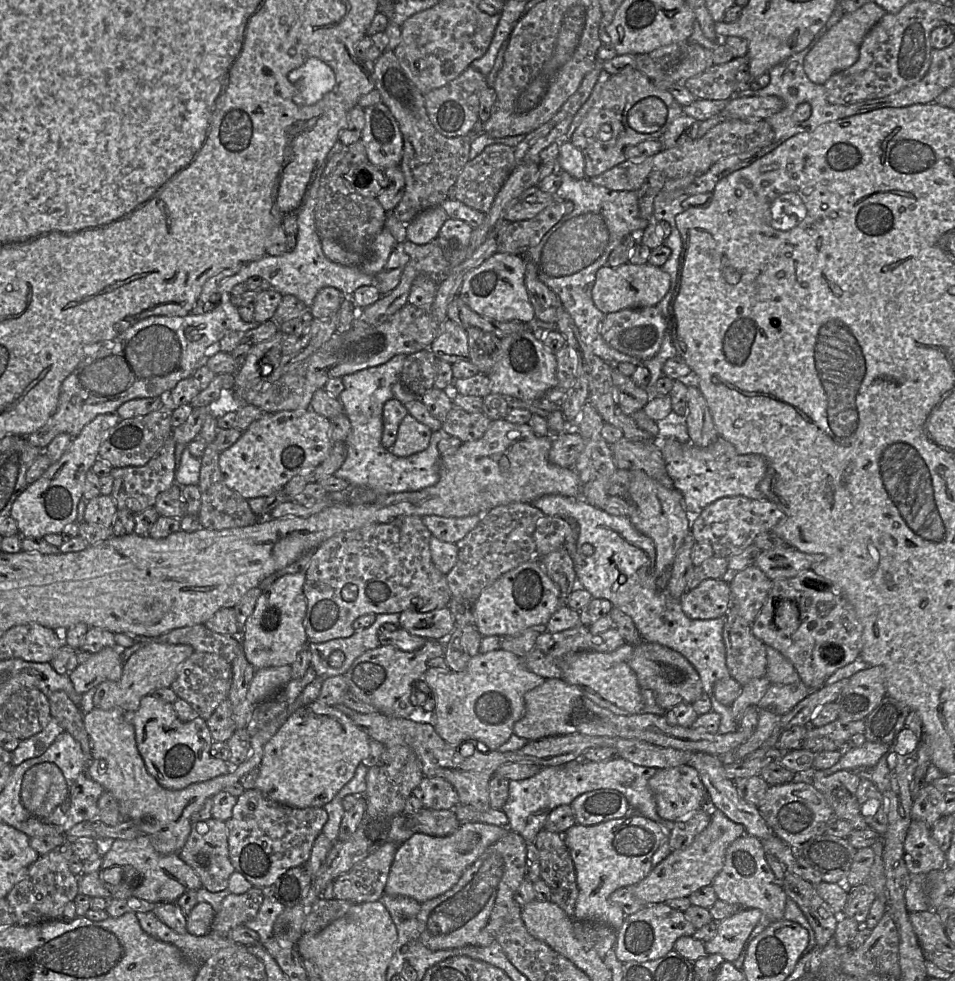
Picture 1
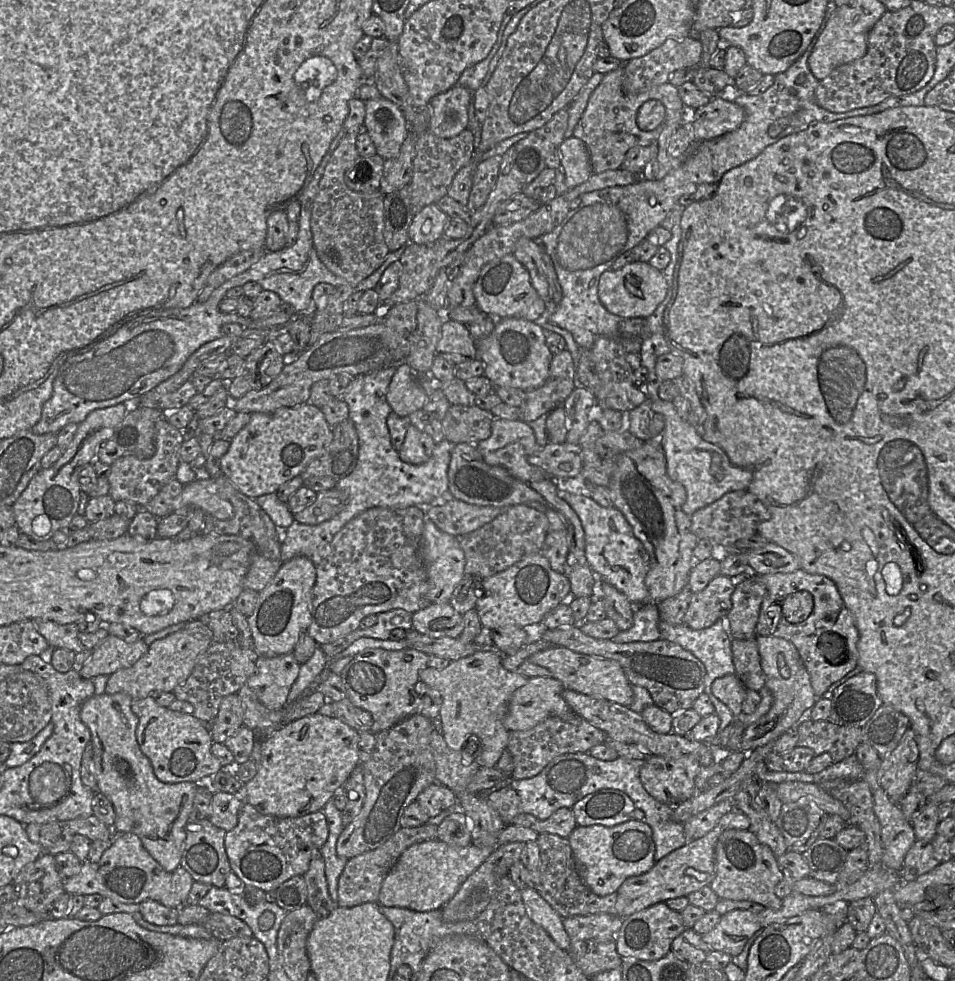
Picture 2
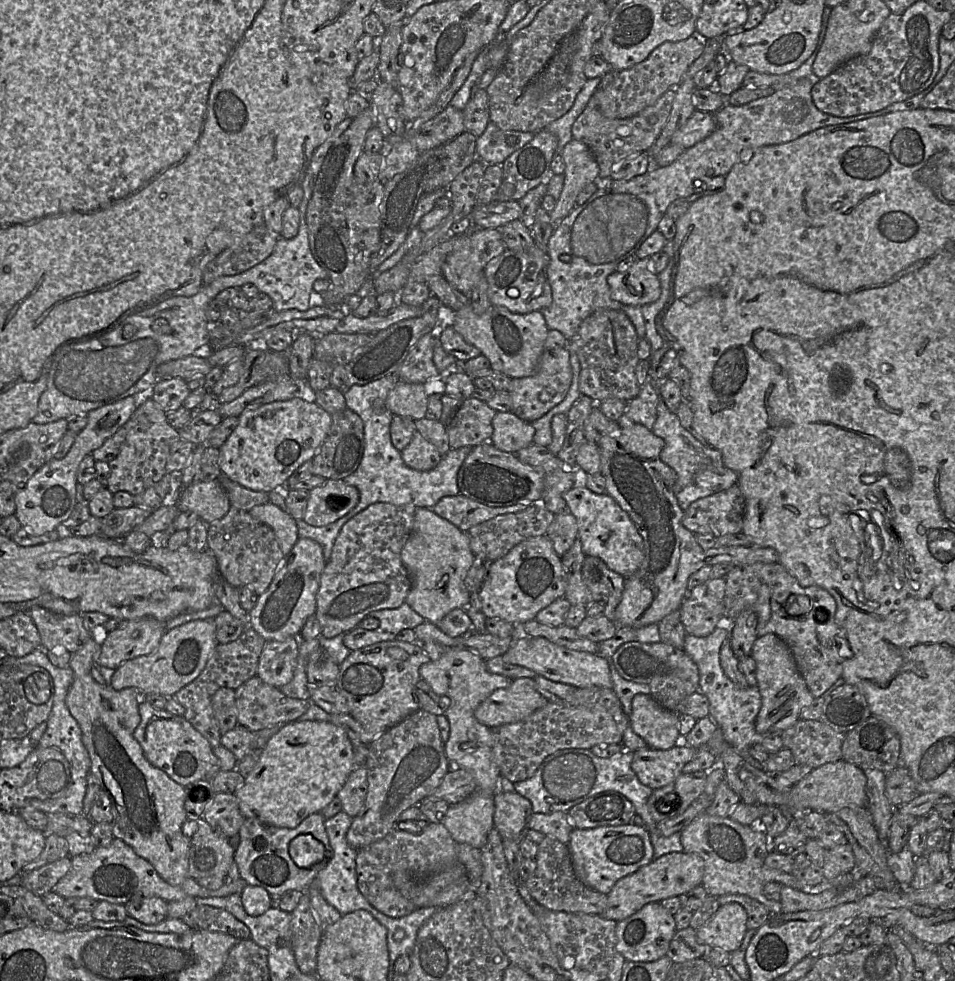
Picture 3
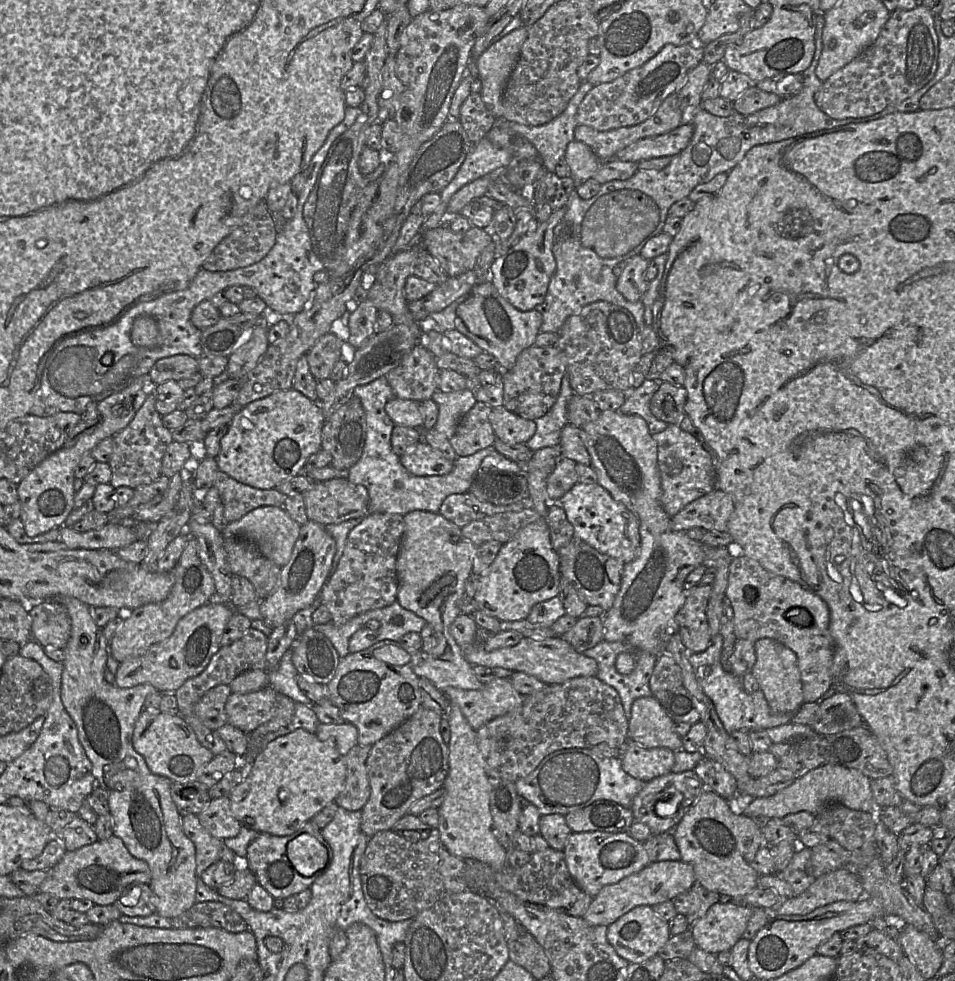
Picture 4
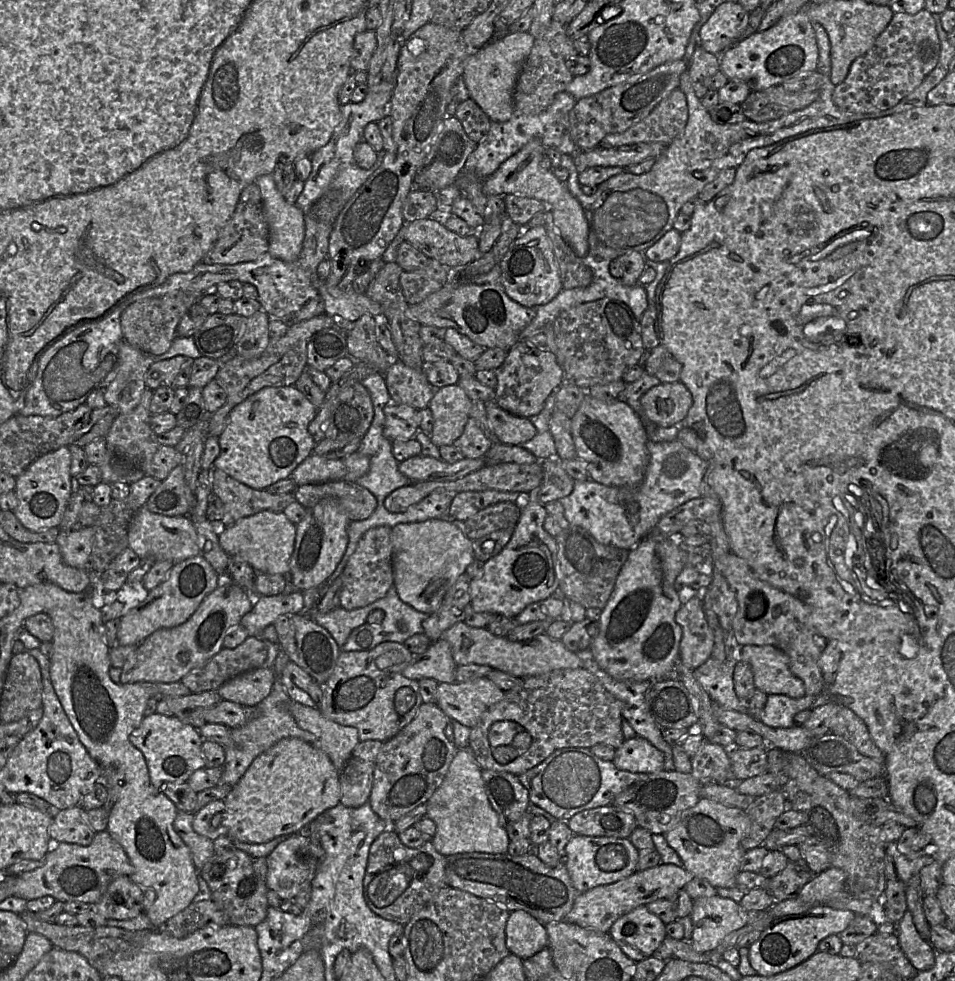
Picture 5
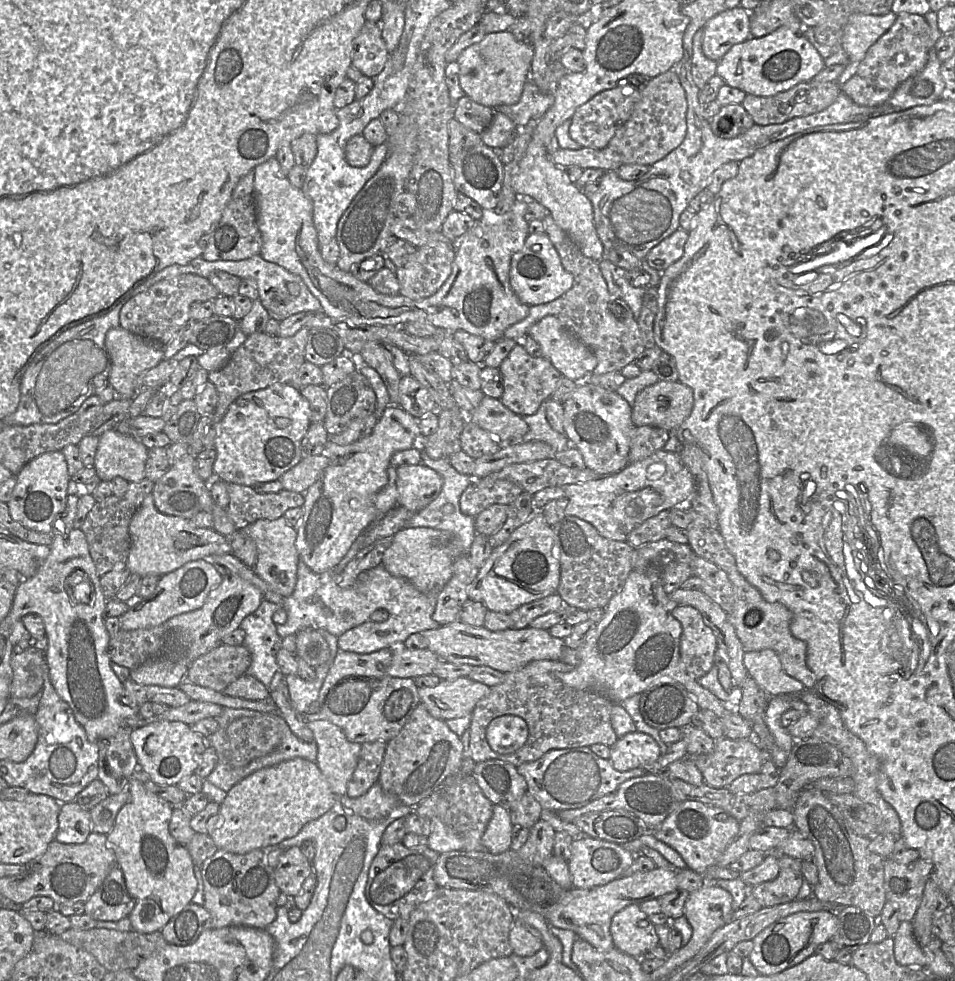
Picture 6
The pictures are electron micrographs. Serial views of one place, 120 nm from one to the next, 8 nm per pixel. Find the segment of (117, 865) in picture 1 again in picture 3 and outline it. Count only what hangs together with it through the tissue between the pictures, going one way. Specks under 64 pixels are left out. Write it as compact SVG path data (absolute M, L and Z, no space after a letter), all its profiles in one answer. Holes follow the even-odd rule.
M114 838L108 846L95 847L90 853L71 857L71 867L68 873L54 885L50 892L64 899L88 897L99 902L125 904L133 895L159 897L166 902L181 900L186 896L226 897L235 893L241 894L246 885L248 884L242 878L235 881L228 879L220 888L208 890L190 877L187 877L180 886L170 885L158 875L149 861L138 856L123 840Z

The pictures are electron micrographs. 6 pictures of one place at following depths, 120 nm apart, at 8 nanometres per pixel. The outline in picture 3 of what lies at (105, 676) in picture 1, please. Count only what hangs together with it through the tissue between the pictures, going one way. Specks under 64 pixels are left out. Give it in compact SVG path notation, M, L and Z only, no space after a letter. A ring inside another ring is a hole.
M155 618L122 621L104 639L95 665L117 669L128 660L149 655L166 632L166 622Z

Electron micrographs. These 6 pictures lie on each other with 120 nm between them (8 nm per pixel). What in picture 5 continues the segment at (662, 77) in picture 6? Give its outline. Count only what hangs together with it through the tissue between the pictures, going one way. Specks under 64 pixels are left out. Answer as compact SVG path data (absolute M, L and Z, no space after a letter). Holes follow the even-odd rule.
M674 89L643 120L624 132L605 136L598 147L612 148L645 142L669 145L682 133L688 120L685 94Z

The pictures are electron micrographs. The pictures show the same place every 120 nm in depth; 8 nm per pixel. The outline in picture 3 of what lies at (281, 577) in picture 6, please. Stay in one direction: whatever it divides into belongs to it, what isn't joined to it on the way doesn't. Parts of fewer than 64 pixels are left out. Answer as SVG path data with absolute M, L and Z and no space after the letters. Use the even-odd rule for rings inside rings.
M272 503L255 506L248 512L253 518L273 530L282 553L284 556L289 554L299 539L296 520Z

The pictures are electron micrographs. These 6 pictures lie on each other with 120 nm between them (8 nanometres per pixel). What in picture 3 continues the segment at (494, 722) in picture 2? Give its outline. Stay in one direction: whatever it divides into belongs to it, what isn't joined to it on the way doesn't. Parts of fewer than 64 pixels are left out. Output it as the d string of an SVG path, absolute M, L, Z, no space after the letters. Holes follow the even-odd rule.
M451 647L451 648L444 648L443 650L443 654L442 656L437 660L437 661L429 661L423 665L420 666L419 668L419 674L420 674L420 678L424 679L432 688L432 690L441 698L445 699L447 701L447 709L445 710L444 715L447 717L447 720L449 722L449 737L448 740L445 743L445 753L446 753L446 757L449 761L449 771L450 771L450 763L452 764L452 766L455 767L459 767L459 768L463 768L466 769L468 771L470 771L476 780L476 789L469 795L467 796L465 799L463 799L462 801L455 803L455 804L450 804L445 816L443 817L441 823L446 827L446 829L448 830L448 832L450 833L451 837L453 838L453 840L456 843L465 843L465 844L469 844L475 848L478 848L481 850L481 848L486 844L487 842L487 838L488 838L488 834L490 832L490 830L494 827L494 822L493 822L493 817L494 817L494 809L495 809L495 805L494 805L494 795L498 792L498 781L500 784L500 770L498 765L496 764L495 760L494 760L494 756L493 756L493 735L492 735L492 730L491 728L481 724L475 717L474 712L475 709L479 706L479 704L481 702L483 702L493 691L495 691L496 689L499 688L507 688L511 685L512 683L512 679L500 675L500 674L494 674L491 673L487 670L486 667L486 661L481 658L479 655L477 655L476 653L473 653L467 649L464 648L456 648L456 647Z

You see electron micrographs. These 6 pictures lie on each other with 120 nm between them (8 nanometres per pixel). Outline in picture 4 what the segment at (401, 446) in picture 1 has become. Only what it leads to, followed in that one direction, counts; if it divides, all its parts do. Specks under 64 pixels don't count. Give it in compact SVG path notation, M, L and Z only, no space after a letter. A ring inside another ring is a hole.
M424 440L400 456L402 466L415 476L442 476L452 471L454 463Z

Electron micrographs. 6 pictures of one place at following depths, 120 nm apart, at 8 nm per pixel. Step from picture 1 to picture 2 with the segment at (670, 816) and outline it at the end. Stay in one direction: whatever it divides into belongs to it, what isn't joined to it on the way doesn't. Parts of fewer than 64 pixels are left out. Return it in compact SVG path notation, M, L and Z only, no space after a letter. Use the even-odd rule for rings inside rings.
M650 755L640 769L645 790L663 804L676 806L696 793L695 779L700 763L693 755L668 757Z

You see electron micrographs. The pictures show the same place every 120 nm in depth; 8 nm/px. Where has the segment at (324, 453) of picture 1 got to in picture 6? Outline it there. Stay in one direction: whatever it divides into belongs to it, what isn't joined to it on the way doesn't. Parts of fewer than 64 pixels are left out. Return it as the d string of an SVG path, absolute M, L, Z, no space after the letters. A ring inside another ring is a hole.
M275 383L241 395L228 407L219 424L214 444L215 479L250 487L278 480L302 460L301 442L310 424L310 403L290 383Z

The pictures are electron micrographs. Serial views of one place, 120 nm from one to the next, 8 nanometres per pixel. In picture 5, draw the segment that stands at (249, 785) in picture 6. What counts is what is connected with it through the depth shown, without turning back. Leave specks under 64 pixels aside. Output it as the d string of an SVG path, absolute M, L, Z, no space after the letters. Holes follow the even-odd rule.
M296 737L284 738L278 741L277 743L275 743L273 746L271 746L268 750L260 754L258 757L256 757L252 762L252 764L249 766L249 768L247 769L247 771L244 773L244 775L232 787L231 791L223 800L225 804L225 809L223 812L223 820L221 822L221 825L227 828L226 836L228 836L231 839L231 841L240 841L240 842L254 843L254 844L266 843L279 836L292 835L298 833L304 826L309 824L320 814L339 804L340 797L341 797L340 772L334 767L333 763L331 762L327 754L317 749L312 744L303 741L300 738L296 738Z

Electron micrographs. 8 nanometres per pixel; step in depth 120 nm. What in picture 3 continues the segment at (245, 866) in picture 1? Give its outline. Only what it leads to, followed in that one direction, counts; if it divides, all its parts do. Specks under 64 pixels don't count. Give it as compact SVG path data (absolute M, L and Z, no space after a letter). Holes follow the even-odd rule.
M314 813L305 818L295 828L278 828L262 824L261 822L245 818L238 836L239 845L234 850L234 862L239 869L240 877L248 884L265 888L270 895L283 895L290 890L306 892L317 878L321 869L332 857L332 848L324 825L325 819L321 813ZM300 834L311 834L325 847L325 859L310 868L300 868L291 859L288 851L289 843Z

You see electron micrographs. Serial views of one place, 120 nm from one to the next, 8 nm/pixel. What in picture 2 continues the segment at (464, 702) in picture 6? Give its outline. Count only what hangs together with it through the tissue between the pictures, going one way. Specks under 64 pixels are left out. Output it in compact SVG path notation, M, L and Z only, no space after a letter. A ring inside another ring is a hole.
M552 676L530 677L508 703L503 725L508 731L528 730L549 717L572 719L576 714L562 697L565 689Z

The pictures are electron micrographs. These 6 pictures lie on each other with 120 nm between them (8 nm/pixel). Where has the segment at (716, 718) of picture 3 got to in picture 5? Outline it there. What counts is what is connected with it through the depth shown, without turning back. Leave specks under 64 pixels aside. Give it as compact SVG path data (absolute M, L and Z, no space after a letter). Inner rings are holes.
M733 642L732 650L727 648L727 659L724 662L709 657L703 665L693 670L693 675L715 704L750 715L747 702L739 699L734 689L733 672L739 661L738 648ZM769 694L757 720L772 728L790 728L795 725L795 715L802 710L811 710L816 698L817 696L813 695L791 698L782 694Z

